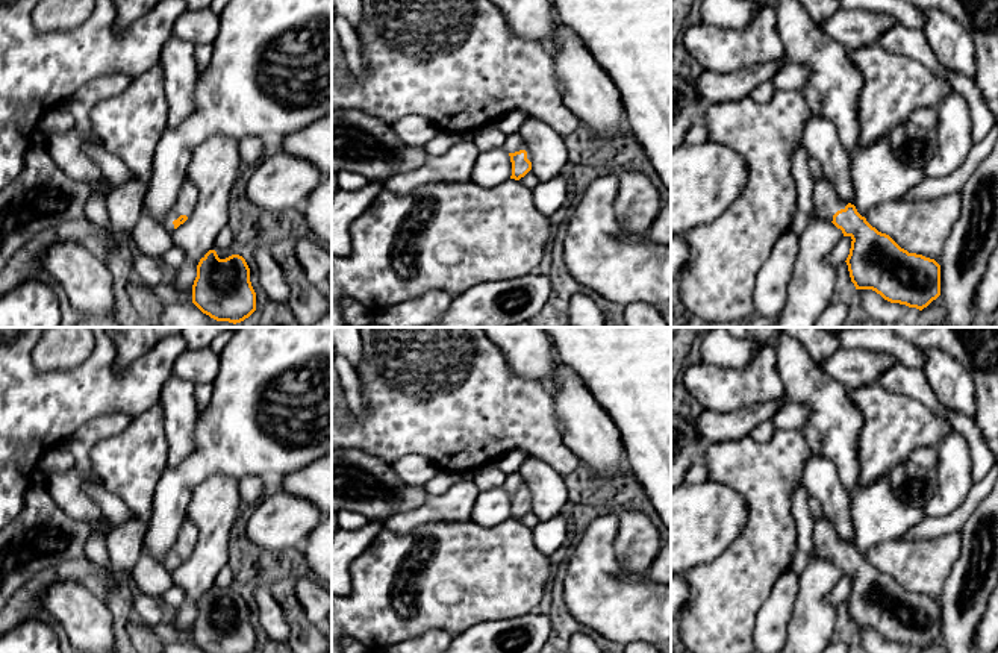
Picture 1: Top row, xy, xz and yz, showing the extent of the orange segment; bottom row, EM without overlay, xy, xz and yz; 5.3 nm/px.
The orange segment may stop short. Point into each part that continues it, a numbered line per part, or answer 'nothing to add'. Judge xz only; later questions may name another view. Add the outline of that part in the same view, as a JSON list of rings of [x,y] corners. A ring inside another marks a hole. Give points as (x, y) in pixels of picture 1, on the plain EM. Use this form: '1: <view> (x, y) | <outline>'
1: xz (514, 482) | [[[515,471],[515,473],[506,476],[506,480],[503,483],[503,489],[507,491],[507,492],[515,492],[515,491],[519,491],[519,489],[526,489],[527,491],[527,498],[532,501],[530,491],[524,485],[524,480],[522,480],[519,471]]]

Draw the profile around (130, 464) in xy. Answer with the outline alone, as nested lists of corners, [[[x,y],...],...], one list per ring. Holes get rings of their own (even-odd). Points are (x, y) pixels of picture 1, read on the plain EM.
[[[156,405],[112,438],[97,442],[91,462],[106,488],[132,511],[133,518],[148,523],[157,483],[168,468],[162,411]]]

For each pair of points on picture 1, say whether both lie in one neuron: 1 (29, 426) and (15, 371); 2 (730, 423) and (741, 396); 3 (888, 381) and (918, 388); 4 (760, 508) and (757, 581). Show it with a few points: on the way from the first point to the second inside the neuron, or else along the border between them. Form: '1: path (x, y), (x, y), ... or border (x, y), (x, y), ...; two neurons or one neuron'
1: path (15, 412), (15, 385); one neuron
2: border (771, 400), (745, 405), (732, 411), (704, 411); two neurons
3: path (895, 381), (910, 382); one neuron
4: path (760, 526), (760, 555), (757, 562); one neuron

